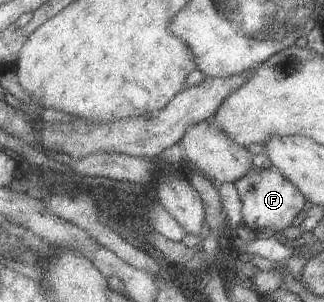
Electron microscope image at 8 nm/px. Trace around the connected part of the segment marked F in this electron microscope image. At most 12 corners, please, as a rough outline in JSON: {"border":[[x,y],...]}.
{"border":[[273,165],[233,181],[240,223],[275,236],[306,198]]}

